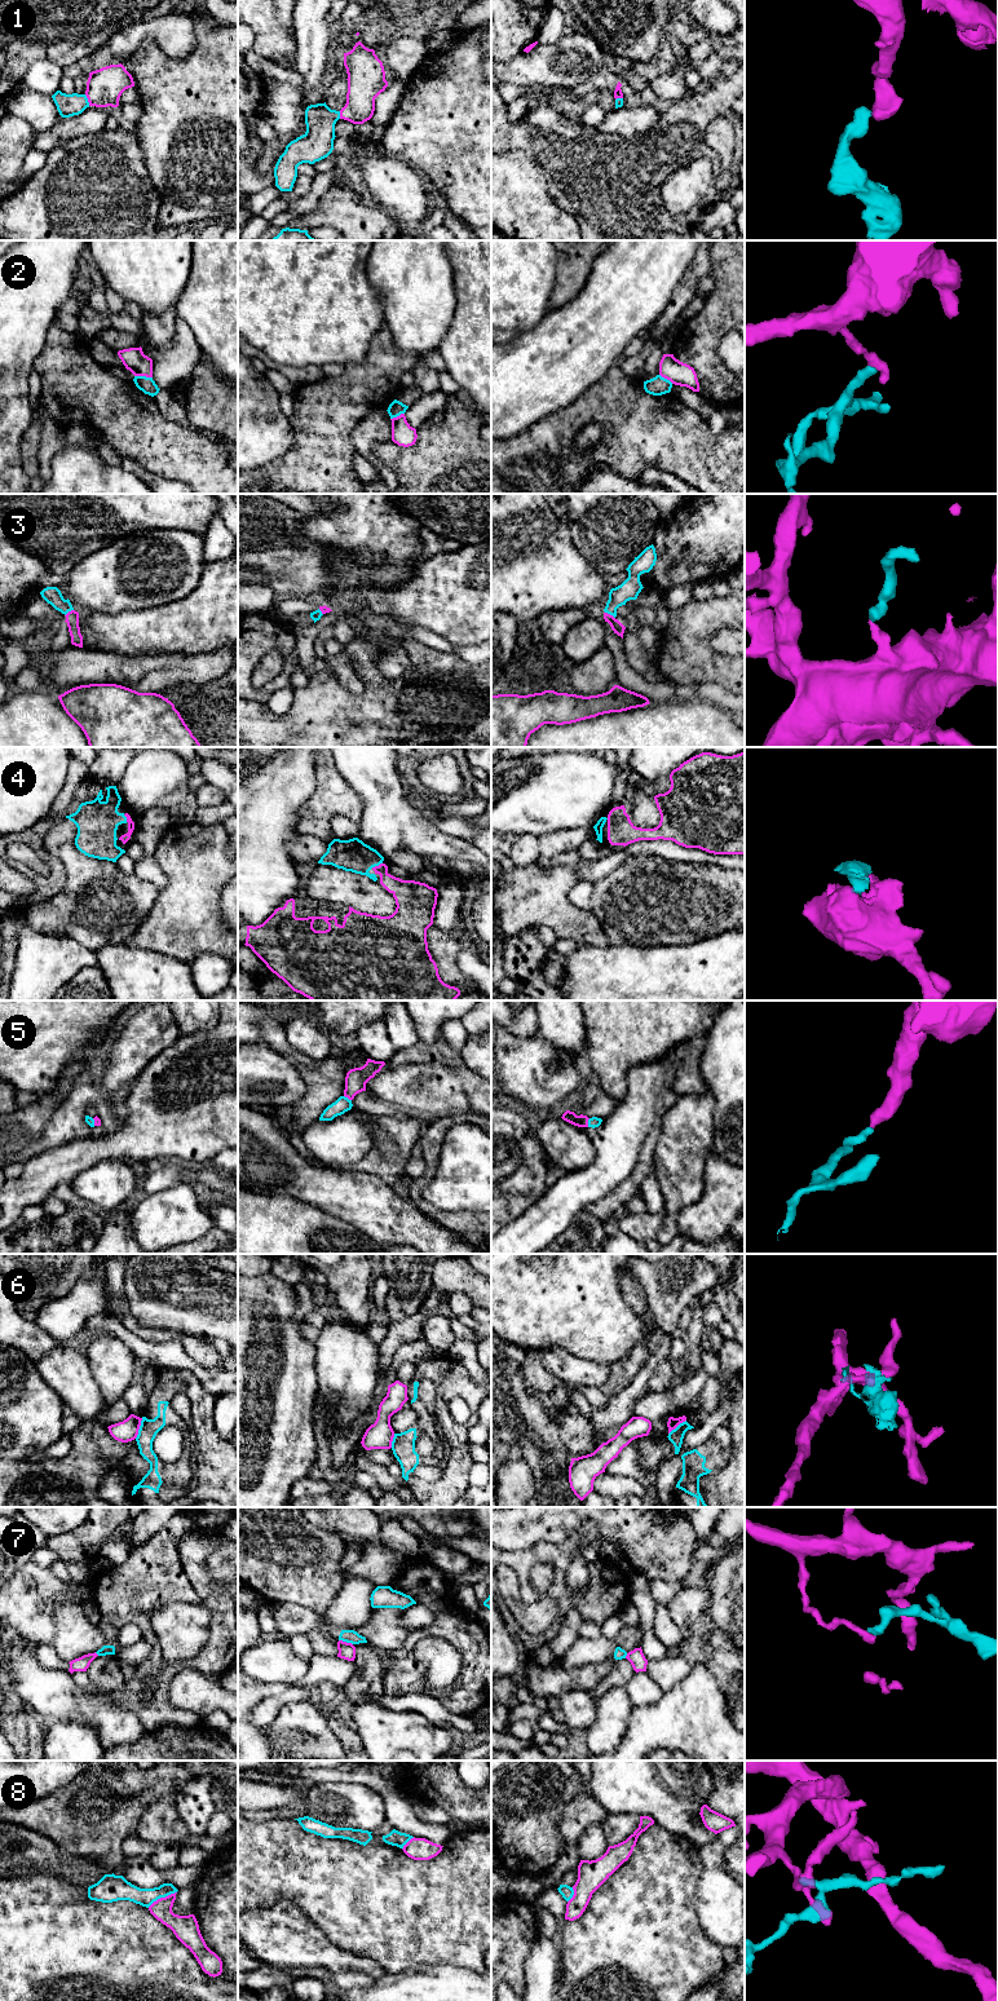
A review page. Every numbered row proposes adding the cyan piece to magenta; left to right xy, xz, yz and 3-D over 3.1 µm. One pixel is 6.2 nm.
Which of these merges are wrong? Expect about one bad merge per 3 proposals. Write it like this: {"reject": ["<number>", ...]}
{"reject": ["2", "6", "7", "8"]}

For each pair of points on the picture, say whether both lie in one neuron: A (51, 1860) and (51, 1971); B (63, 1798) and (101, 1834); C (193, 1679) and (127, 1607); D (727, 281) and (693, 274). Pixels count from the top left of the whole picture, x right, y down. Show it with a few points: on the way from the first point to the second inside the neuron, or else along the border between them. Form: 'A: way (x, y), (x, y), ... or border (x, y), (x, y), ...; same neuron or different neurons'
A: border (21, 1874), (54, 1873), (61, 1877); different neurons
B: way (73, 1805), (93, 1825); same neuron
C: border (212, 1681), (184, 1668), (171, 1677), (167, 1695); different neurons
D: border (711, 254), (711, 269), (709, 273); different neurons

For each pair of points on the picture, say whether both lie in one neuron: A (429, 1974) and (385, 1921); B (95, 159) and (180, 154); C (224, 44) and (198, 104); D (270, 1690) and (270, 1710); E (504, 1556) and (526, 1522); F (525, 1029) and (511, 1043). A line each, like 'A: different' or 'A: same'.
A: different
B: different
C: same
D: different
E: different
F: different

